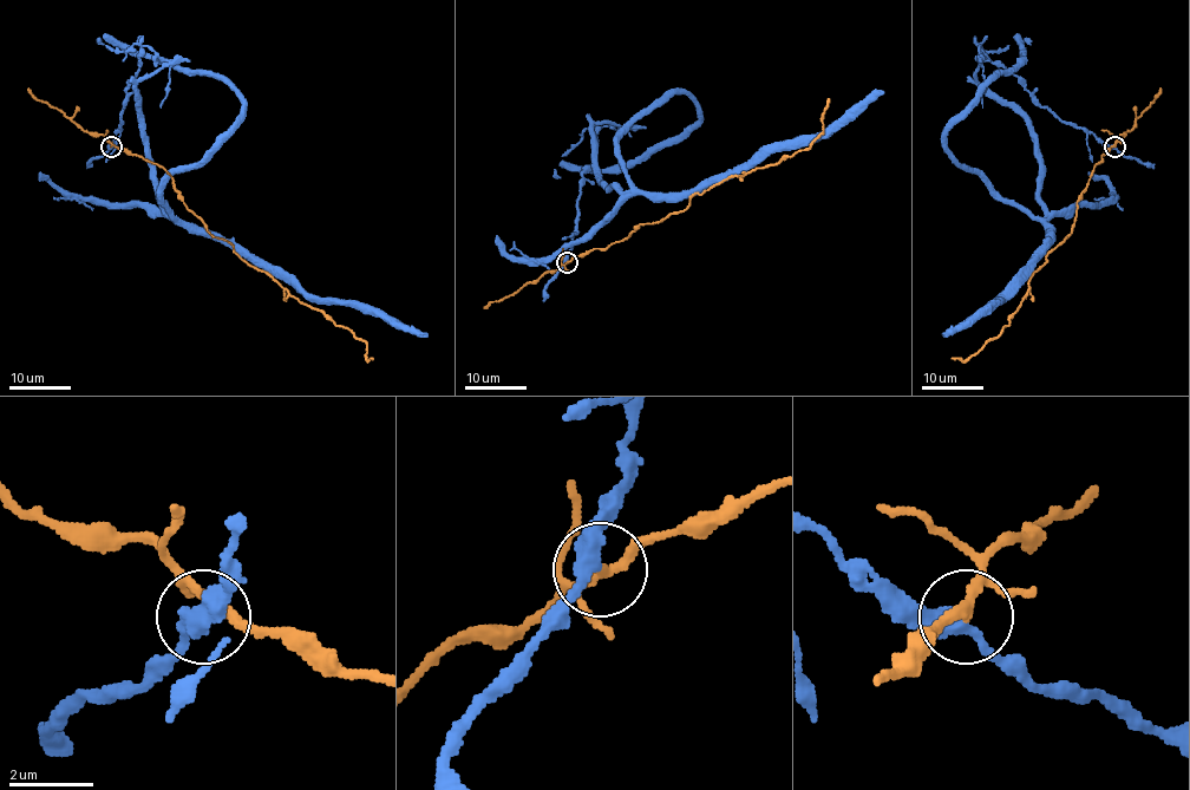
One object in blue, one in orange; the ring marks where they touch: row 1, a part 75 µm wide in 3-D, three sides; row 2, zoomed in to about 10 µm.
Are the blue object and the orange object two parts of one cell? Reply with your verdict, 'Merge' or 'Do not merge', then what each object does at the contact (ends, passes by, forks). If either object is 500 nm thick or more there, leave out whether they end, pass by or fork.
Do not merge. At the ring blue passes by. At the ring orange passes by

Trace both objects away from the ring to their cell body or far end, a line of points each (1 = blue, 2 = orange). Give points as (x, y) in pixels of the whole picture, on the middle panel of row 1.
1: (567, 262), (596, 129), (622, 129), (593, 125), (627, 193), (618, 137), (694, 102), (561, 178)
2: (567, 262), (684, 210), (695, 194), (728, 178), (806, 150), (823, 130), (829, 99)

